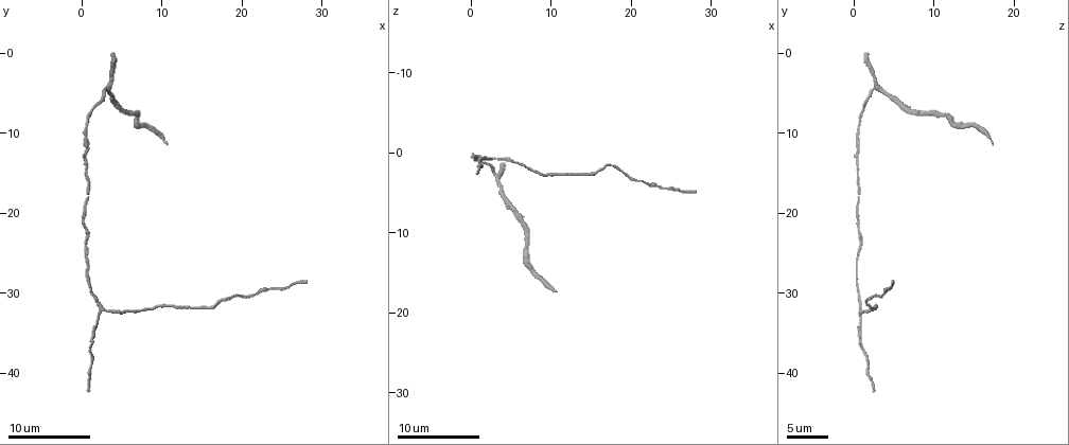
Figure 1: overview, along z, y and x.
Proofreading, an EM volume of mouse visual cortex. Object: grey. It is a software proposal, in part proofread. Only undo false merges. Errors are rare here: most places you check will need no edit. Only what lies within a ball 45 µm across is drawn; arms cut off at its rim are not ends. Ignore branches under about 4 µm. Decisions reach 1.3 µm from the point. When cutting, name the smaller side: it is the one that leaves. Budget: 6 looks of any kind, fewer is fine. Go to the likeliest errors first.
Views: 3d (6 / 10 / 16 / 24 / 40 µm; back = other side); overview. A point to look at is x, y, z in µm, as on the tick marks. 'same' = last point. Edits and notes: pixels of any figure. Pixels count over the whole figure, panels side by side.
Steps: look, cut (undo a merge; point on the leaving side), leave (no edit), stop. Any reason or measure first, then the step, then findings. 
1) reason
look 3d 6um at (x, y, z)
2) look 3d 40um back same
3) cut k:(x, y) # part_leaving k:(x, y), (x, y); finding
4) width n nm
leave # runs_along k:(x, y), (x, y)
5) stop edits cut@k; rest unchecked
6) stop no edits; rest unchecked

branch point
look 3d 6um at (2.4, 31.8, 0.8)

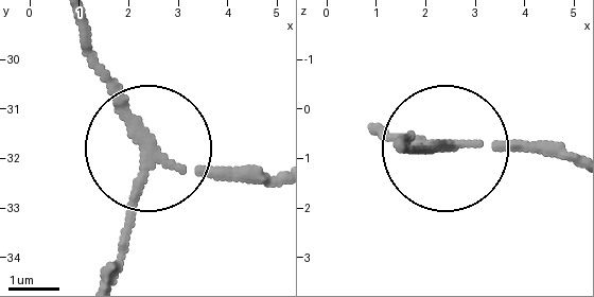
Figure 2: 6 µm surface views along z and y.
arms 3
leave # runs_along 2:(77, 24), (150, 164), (116, 261); continuous, no second cell

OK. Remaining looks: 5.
thin neck
look 3d 10um at (17.6, 31.2, 1.6)

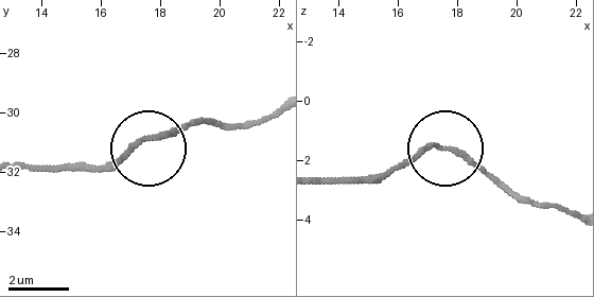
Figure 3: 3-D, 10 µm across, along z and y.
leave # runs_along 3:(17, 168), (101, 168), (139, 142), (220, 122); all the same cell

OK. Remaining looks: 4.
calibre changes
look 3d 10um at (0.4, 10.0, 0.6)

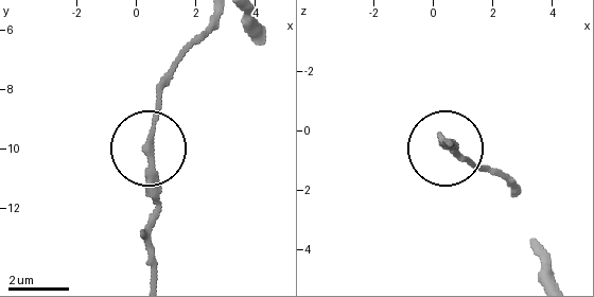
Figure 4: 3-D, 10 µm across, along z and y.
look 3d 6um same

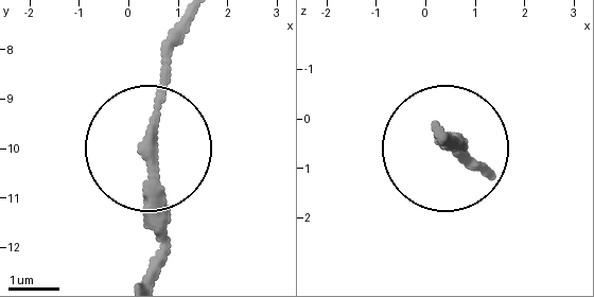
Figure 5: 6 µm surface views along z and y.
leave # runs_along 5:(147, 267), (160, 229), (147, 128), (169, 31); continuous, no second cell

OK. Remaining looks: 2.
stop no edits; rest unchecked

